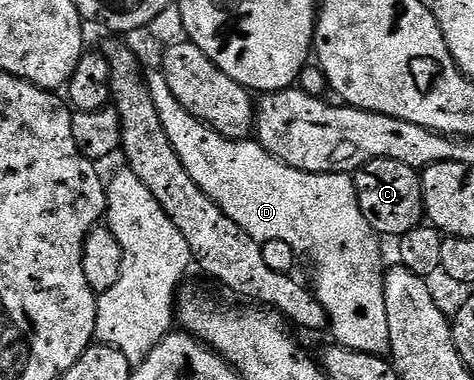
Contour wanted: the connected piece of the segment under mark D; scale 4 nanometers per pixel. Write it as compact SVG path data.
M155 69L152 75L146 76L147 88L153 97L153 105L157 105L157 113L161 117L161 125L165 125L165 133L177 153L181 157L181 165L197 181L204 193L219 206L229 217L229 221L237 221L249 237L259 243L269 241L285 241L296 253L307 251L309 258L315 262L315 283L313 294L321 301L327 314L329 335L340 347L348 347L357 353L386 356L391 350L389 341L389 317L385 314L385 262L383 251L379 248L380 236L365 221L365 213L361 213L361 205L357 205L357 189L355 180L350 174L318 175L305 173L301 169L293 169L280 159L274 159L257 141L240 141L226 139L217 134L212 127L207 127L200 119L195 119L181 106L177 97L173 97L173 89L169 89L169 81L165 81L162 70Z

